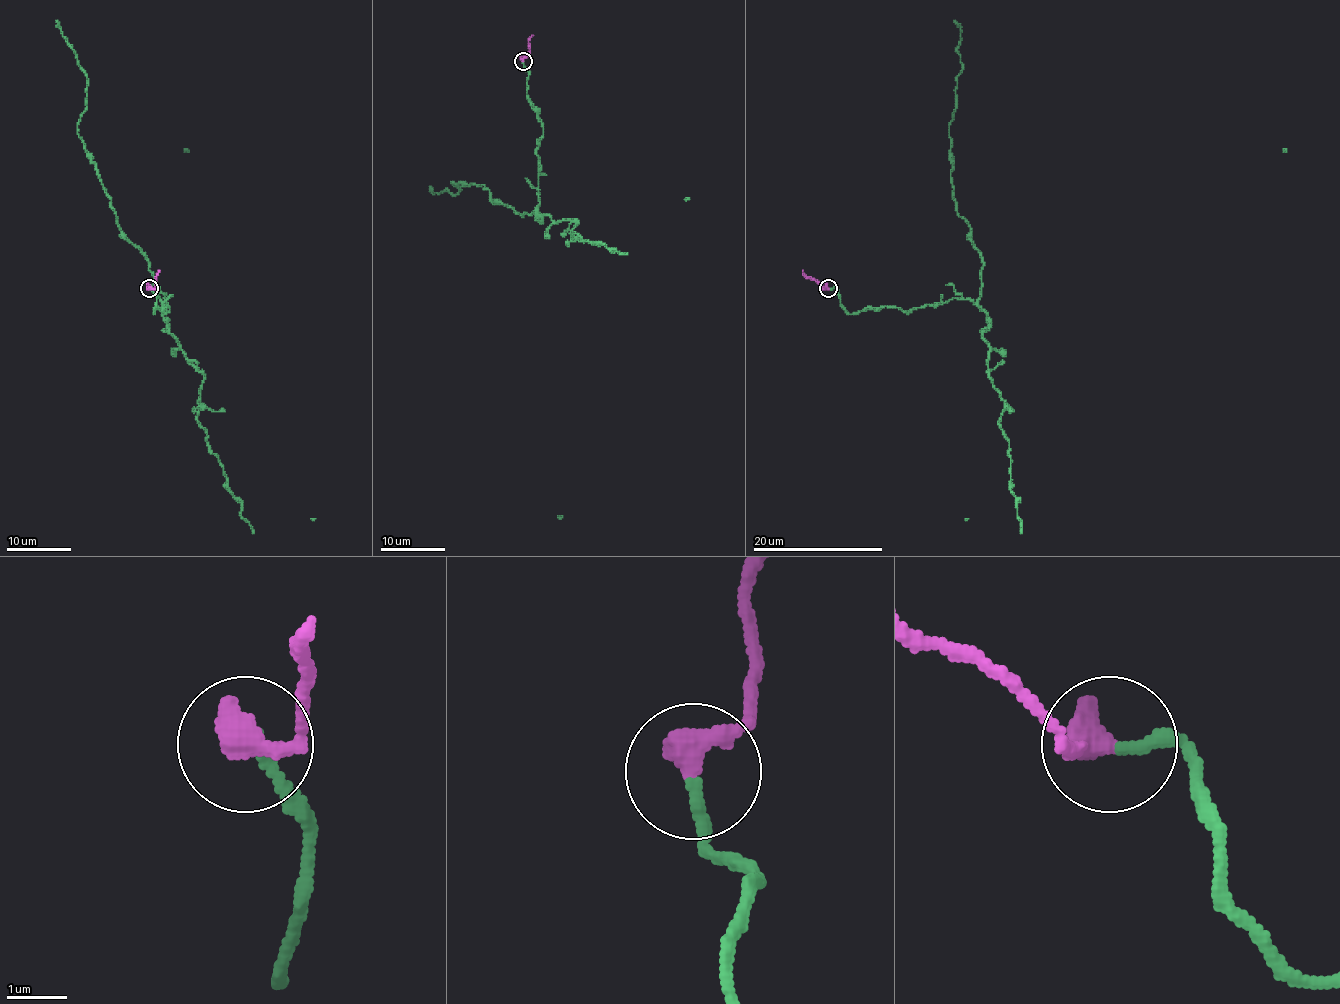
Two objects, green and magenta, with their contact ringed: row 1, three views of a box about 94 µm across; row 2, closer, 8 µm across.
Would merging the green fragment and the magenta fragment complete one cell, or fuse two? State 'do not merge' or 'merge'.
merge

